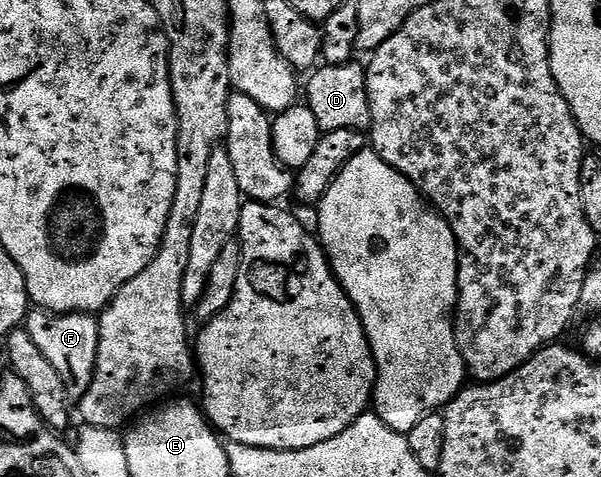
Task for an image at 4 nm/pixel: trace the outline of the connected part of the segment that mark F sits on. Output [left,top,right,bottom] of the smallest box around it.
[23,308,98,403]

